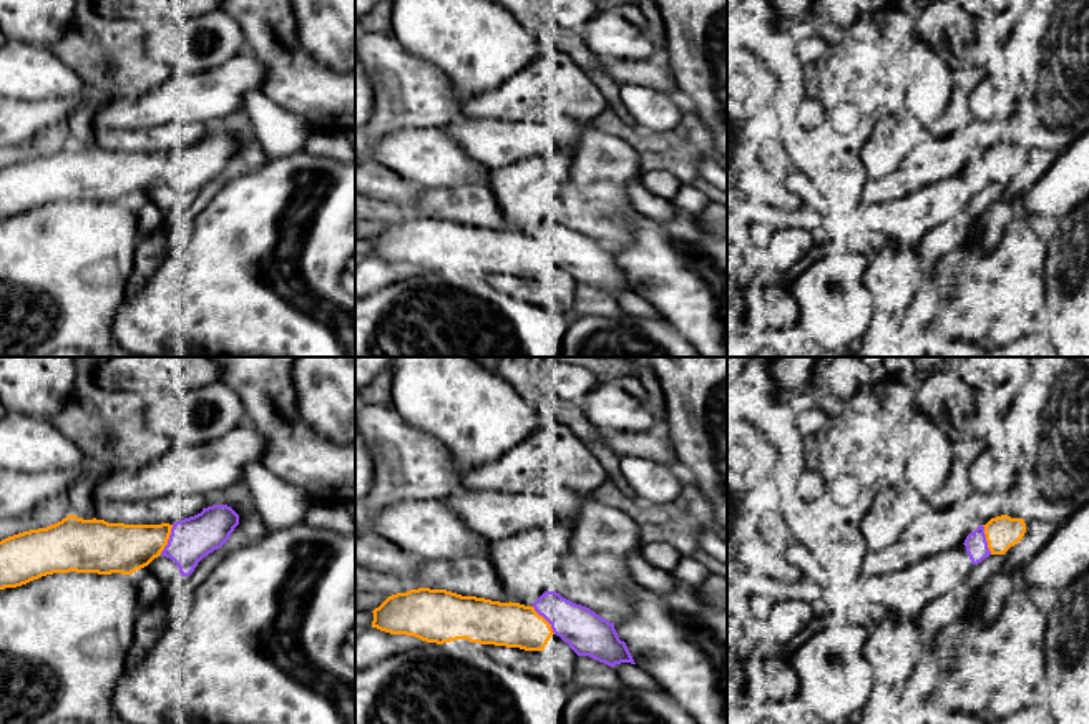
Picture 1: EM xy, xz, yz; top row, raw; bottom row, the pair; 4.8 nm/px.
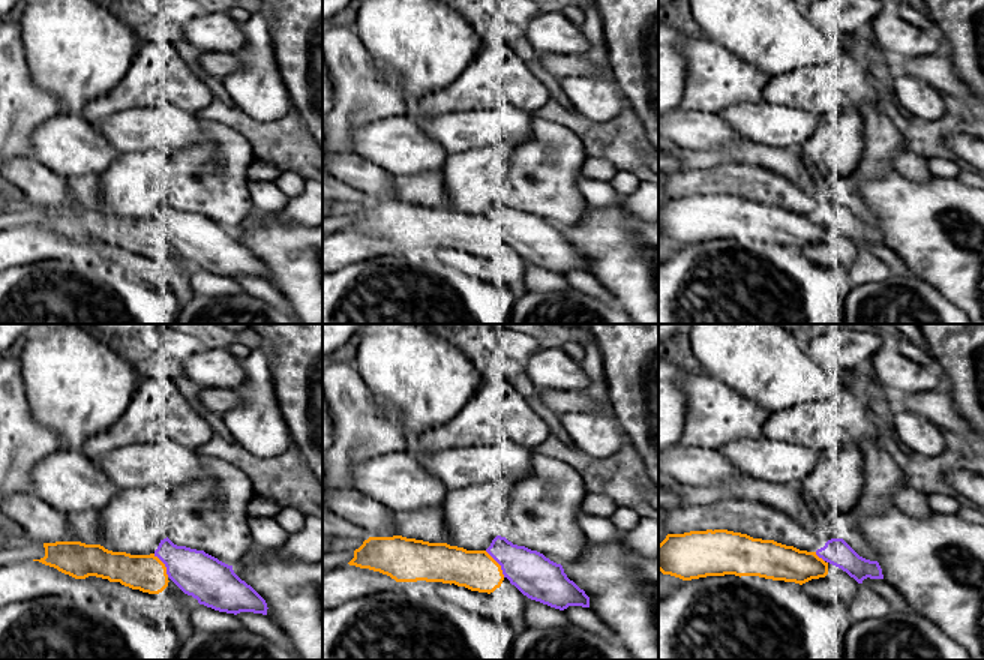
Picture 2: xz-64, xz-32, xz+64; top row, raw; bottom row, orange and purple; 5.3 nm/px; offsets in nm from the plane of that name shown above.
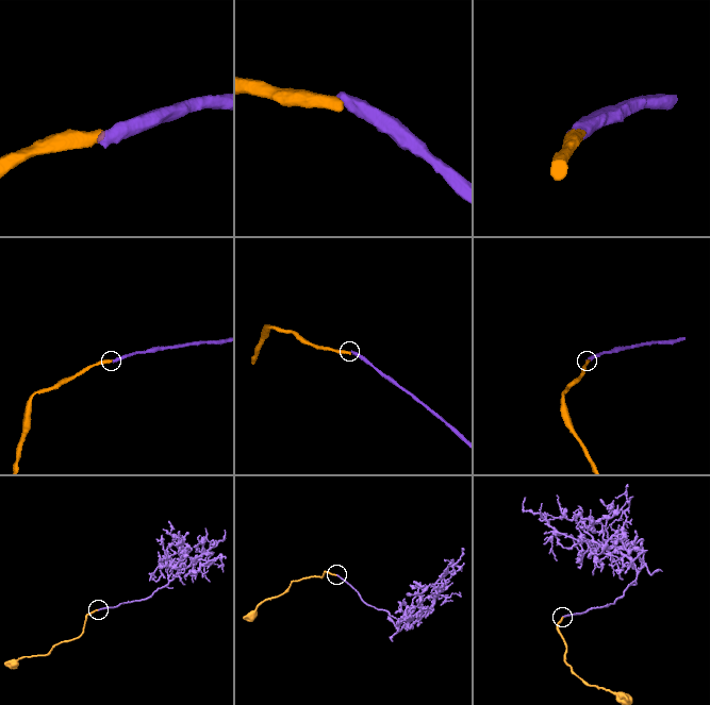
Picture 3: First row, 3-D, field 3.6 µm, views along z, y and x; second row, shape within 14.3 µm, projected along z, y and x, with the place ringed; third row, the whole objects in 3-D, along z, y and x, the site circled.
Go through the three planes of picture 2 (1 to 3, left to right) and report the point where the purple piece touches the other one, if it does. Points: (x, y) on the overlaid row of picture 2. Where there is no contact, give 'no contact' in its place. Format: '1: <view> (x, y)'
1: xz-64 (164, 566)
2: xz-32 (498, 564)
3: xz+64 (818, 557)

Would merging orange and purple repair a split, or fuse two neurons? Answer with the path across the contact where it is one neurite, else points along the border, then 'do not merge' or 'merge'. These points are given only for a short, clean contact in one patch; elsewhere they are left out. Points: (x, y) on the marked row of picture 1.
merge

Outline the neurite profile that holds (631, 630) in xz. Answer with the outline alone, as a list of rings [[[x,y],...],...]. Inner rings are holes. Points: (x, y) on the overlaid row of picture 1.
[[[676,578],[669,593],[654,593],[637,585],[628,588],[632,613],[614,623],[636,666],[642,668],[697,724],[727,724],[727,608],[712,608],[696,593],[697,586]]]

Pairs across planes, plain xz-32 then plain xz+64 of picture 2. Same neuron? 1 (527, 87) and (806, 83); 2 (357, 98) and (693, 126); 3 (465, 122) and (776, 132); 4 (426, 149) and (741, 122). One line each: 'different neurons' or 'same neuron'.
1: same neuron
2: different neurons
3: same neuron
4: different neurons

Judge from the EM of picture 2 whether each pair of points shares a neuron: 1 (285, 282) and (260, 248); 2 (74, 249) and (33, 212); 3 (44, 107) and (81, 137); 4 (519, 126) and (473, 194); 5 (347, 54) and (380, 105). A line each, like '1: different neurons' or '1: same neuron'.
1: same neuron
2: different neurons
3: different neurons
4: different neurons
5: same neuron

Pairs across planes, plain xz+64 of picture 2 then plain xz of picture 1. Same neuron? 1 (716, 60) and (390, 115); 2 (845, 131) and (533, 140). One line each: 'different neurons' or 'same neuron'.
1: same neuron
2: different neurons

